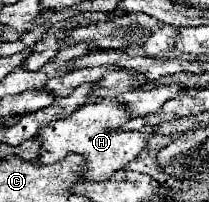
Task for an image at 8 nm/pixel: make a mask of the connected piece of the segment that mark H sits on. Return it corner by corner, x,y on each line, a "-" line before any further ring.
99,101
99,103
85,103
79,109
75,109
69,117
51,121
41,133
37,133
37,139
41,141
39,165
49,165
55,161
61,161
69,153
79,153
85,157
85,169
83,177
89,181
105,181
115,171
123,169
137,153
141,153
143,145
147,143
151,133
143,131
123,131
121,127
129,121
127,109
119,105
117,101

